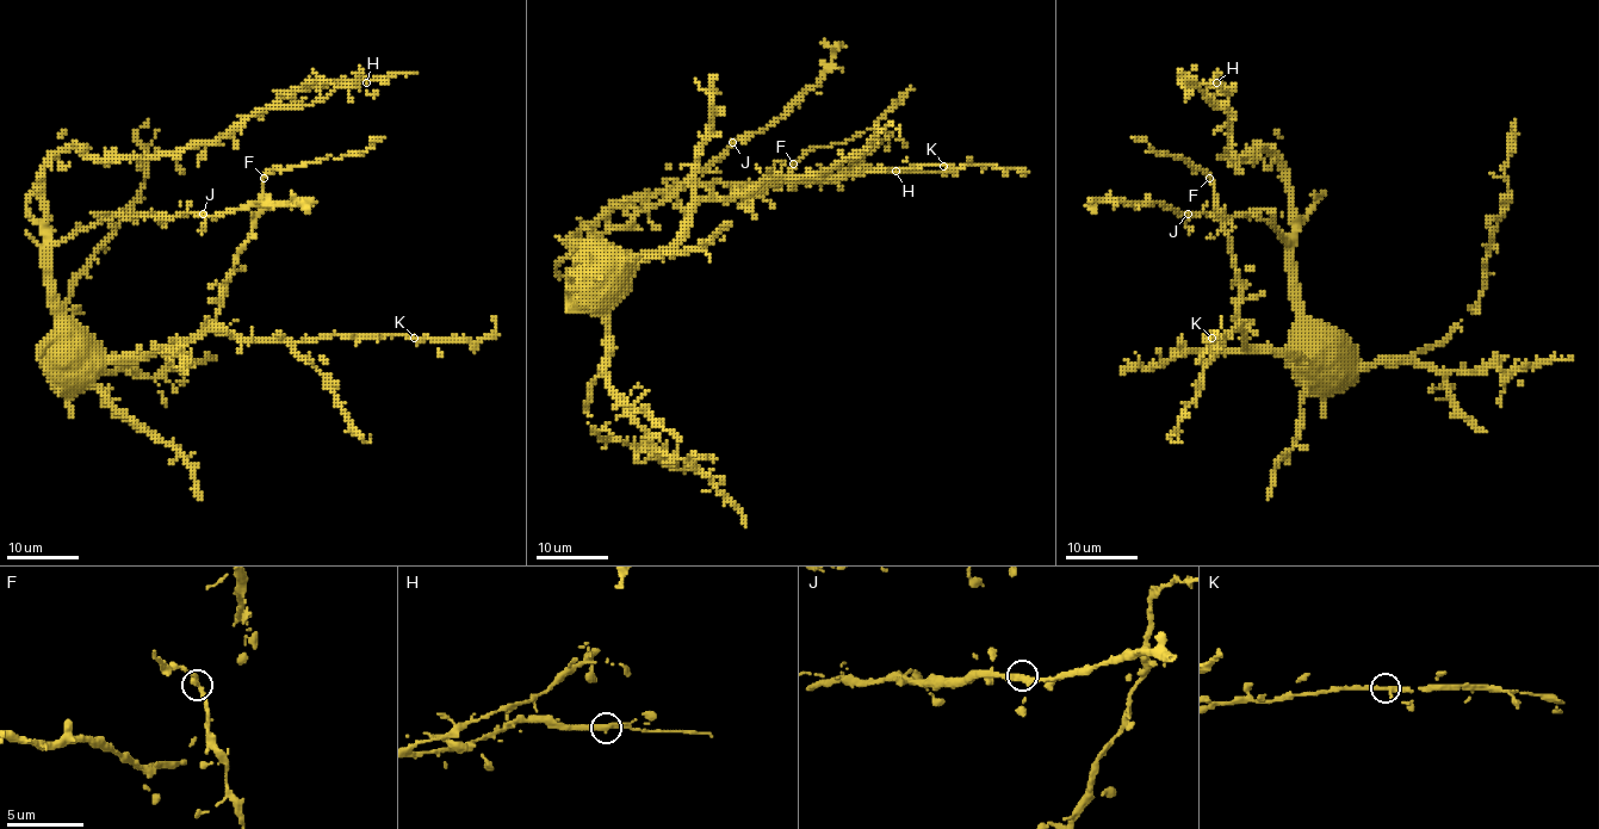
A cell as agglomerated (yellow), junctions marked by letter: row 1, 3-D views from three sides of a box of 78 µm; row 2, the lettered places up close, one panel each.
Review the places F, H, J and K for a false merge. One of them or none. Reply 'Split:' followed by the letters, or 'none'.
Split: F

